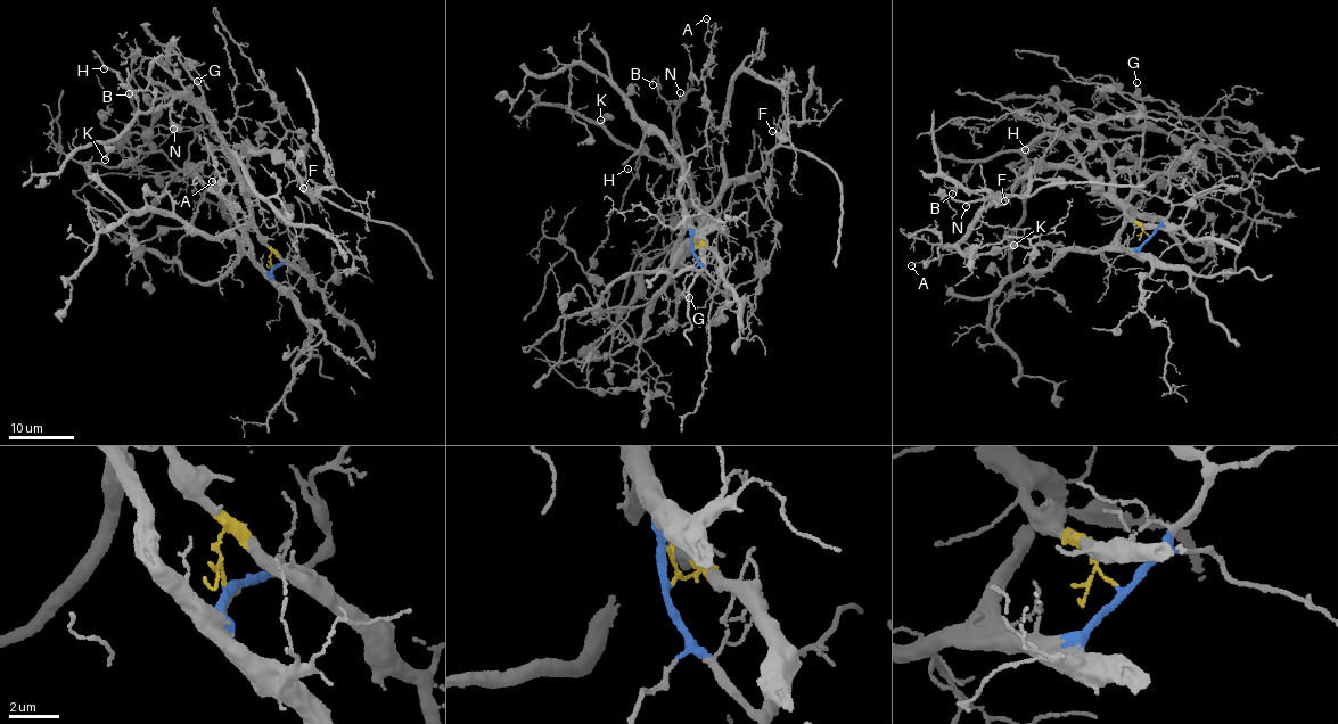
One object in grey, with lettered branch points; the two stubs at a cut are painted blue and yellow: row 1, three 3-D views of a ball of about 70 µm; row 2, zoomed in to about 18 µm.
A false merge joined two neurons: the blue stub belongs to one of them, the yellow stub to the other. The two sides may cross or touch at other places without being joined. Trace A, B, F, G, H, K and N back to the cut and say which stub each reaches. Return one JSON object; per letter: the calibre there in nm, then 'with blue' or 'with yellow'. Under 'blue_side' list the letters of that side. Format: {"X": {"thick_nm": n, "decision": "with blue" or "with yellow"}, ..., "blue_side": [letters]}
{"A": {"thick_nm": 120, "decision": "with blue"}, "B": {"thick_nm": 110, "decision": "with yellow"}, "F": {"thick_nm": 120, "decision": "with yellow"}, "G": {"thick_nm": 110, "decision": "with blue"}, "H": {"thick_nm": 120, "decision": "with yellow"}, "K": {"thick_nm": 120, "decision": "with yellow"}, "N": {"thick_nm": 110, "decision": "with yellow"}, "blue_side": ["A", "G"]}

